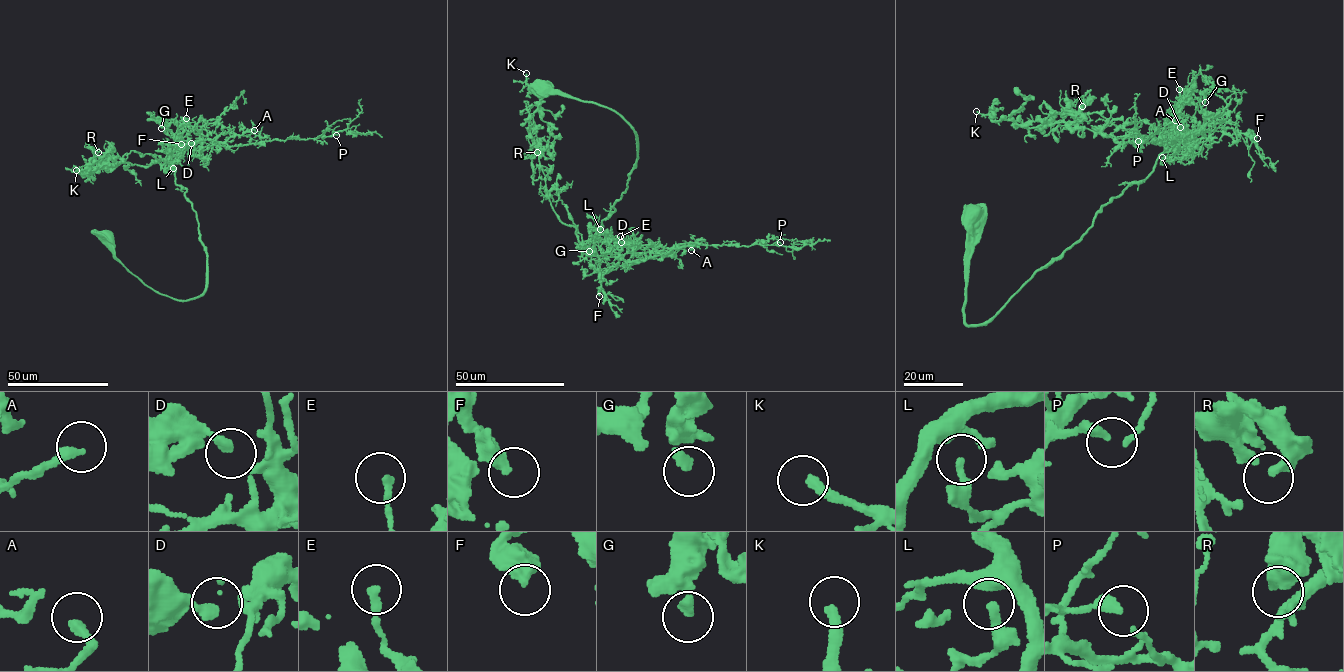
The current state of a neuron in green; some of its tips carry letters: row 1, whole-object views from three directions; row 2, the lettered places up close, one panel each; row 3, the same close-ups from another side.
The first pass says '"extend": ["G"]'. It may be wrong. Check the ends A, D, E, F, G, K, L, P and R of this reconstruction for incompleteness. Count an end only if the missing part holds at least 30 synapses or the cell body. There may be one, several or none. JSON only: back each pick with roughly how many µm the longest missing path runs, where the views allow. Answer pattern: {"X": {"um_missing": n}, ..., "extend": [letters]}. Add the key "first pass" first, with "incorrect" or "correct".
{"first pass": "incorrect", "K": {"um_missing": 25}, "extend": ["K"]}

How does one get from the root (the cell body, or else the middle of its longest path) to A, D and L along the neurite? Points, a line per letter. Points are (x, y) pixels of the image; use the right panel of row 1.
A: (974, 213), (962, 308), (974, 326), (1175, 151), (1180, 135), (1204, 130), (1166, 122), (1175, 120)
D: (974, 213), (962, 308), (974, 326), (1175, 151), (1180, 127)
L: (974, 213), (962, 308), (974, 326), (1162, 157)

